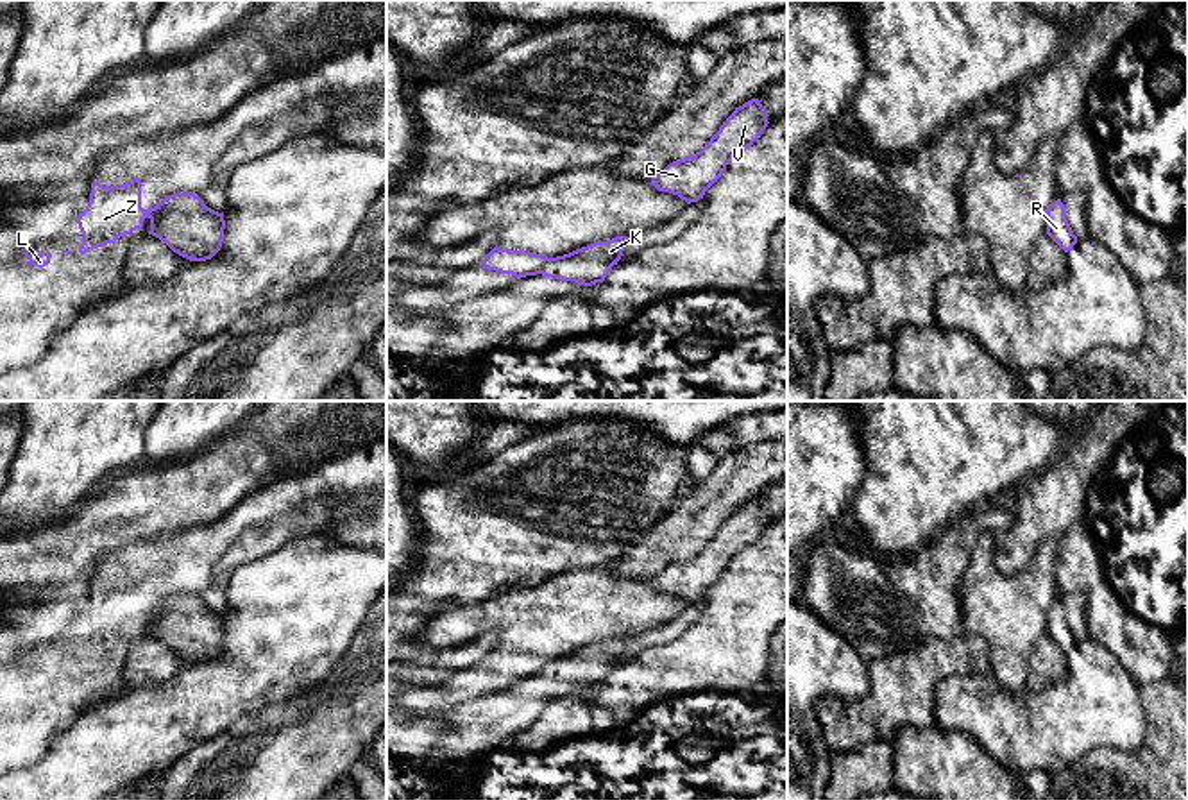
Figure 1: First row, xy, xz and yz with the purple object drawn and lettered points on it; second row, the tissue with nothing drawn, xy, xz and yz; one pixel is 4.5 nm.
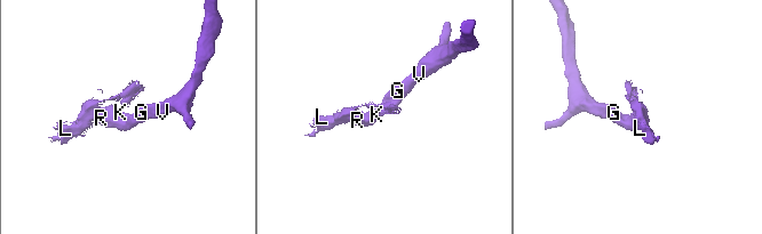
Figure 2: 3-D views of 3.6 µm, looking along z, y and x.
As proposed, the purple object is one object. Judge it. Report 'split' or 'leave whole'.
split

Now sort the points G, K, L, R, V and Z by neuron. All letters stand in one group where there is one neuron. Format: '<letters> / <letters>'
G K R V / L Z

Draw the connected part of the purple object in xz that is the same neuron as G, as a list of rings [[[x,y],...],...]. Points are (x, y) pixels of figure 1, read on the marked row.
[[[759,98],[744,102],[700,152],[669,163],[651,177],[651,184],[658,191],[678,195],[687,204],[698,202],[723,175],[726,165],[760,138],[769,123],[768,116]]]

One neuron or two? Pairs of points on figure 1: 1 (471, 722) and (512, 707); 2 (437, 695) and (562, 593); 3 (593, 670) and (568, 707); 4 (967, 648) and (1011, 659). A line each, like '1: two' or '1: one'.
1: one
2: one
3: two
4: two

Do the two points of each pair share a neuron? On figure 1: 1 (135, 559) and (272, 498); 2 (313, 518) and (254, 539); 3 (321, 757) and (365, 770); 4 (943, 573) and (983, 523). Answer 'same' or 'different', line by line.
1: same
2: same
3: different
4: same

